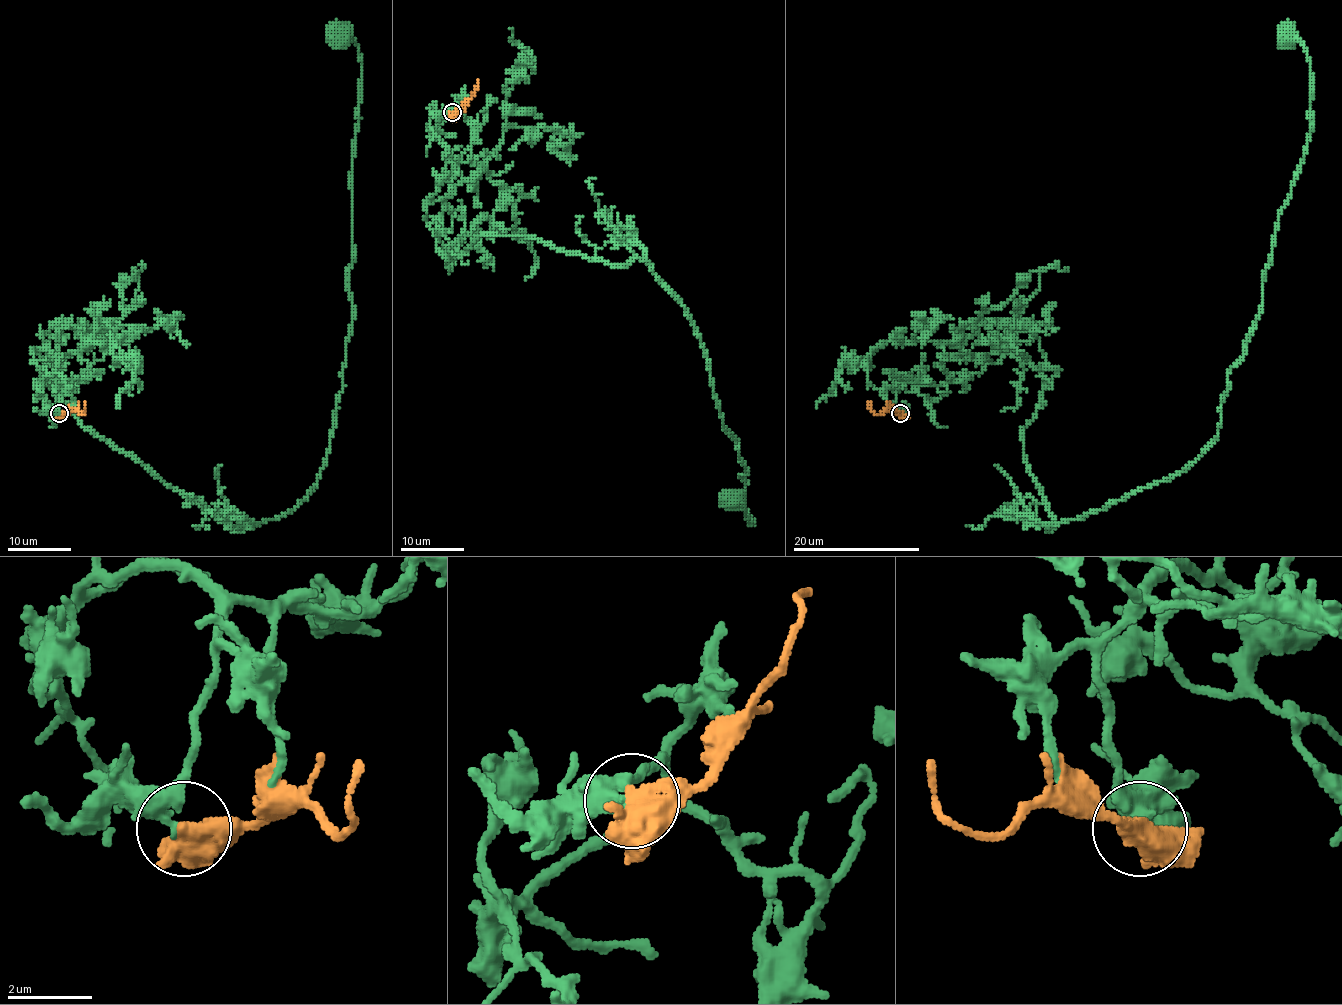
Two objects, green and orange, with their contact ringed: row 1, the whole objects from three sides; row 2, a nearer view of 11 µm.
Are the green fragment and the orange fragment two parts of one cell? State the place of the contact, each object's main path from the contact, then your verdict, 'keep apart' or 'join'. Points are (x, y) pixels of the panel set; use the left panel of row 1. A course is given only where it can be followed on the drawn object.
place (59, 413); course green (58, 413), (79, 378), (34, 348), (84, 426), (230, 525), (311, 490), (353, 313), (342, 36); course orange (58, 413), (77, 410), (82, 413), (85, 402); keep apart

